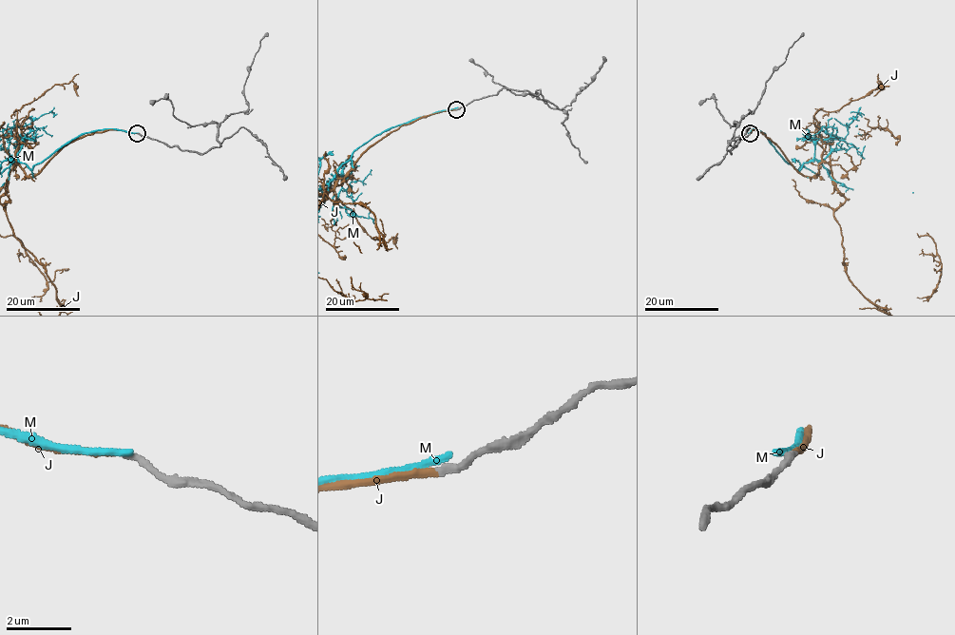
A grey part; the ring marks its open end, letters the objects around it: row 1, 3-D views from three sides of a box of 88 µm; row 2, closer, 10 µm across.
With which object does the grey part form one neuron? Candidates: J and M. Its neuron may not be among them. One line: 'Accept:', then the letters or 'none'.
Accept: J

